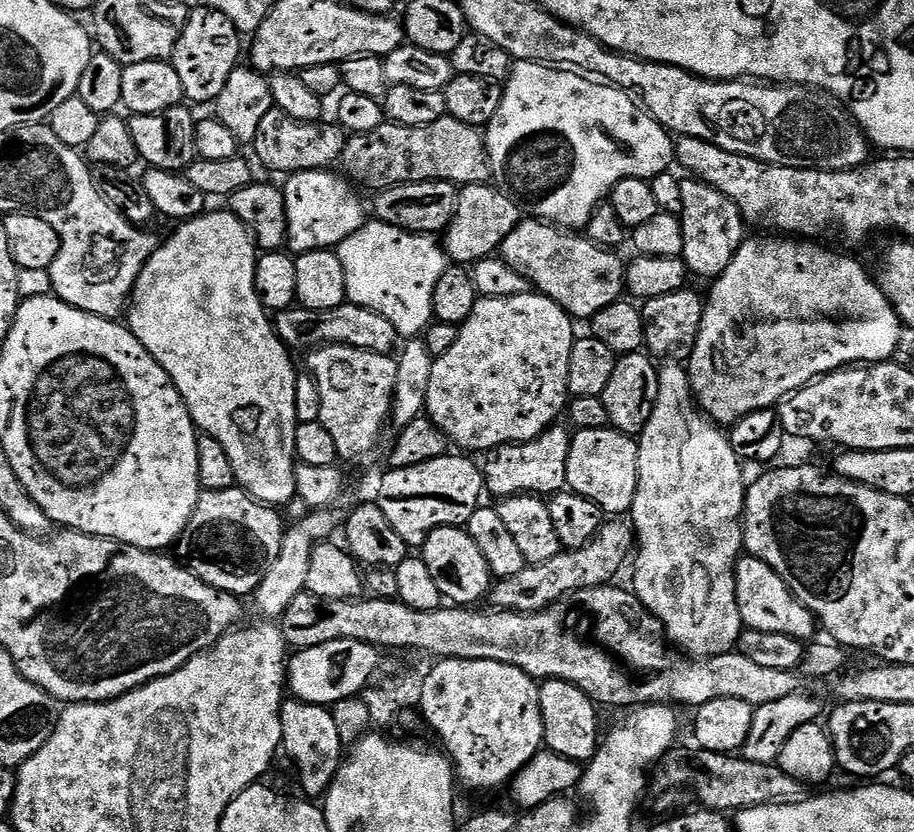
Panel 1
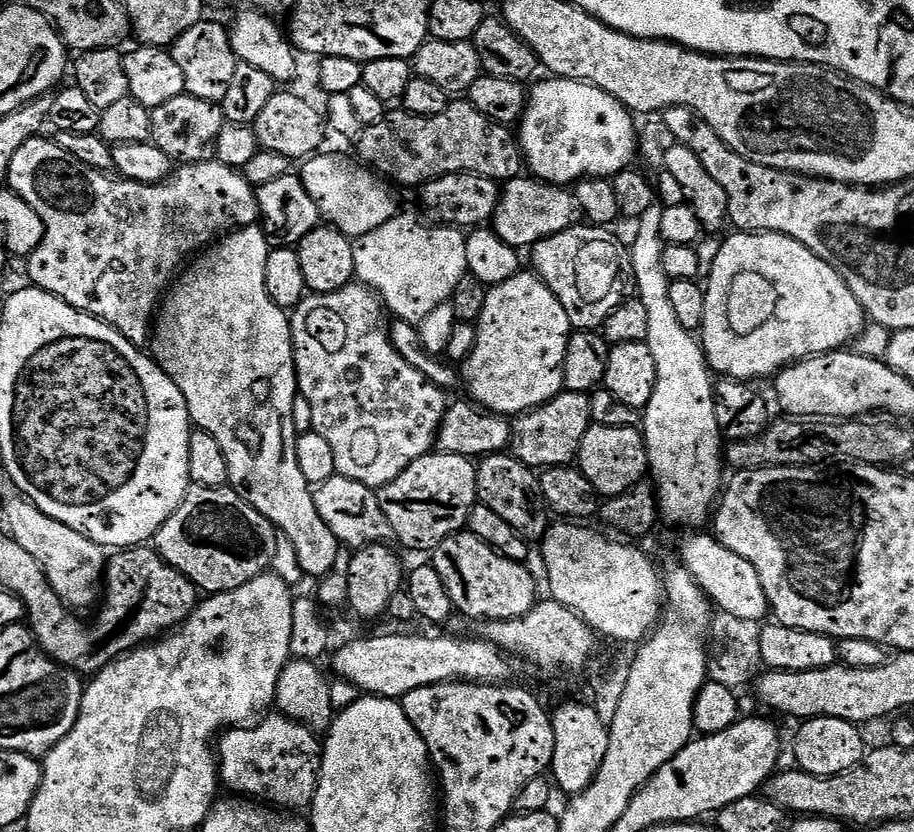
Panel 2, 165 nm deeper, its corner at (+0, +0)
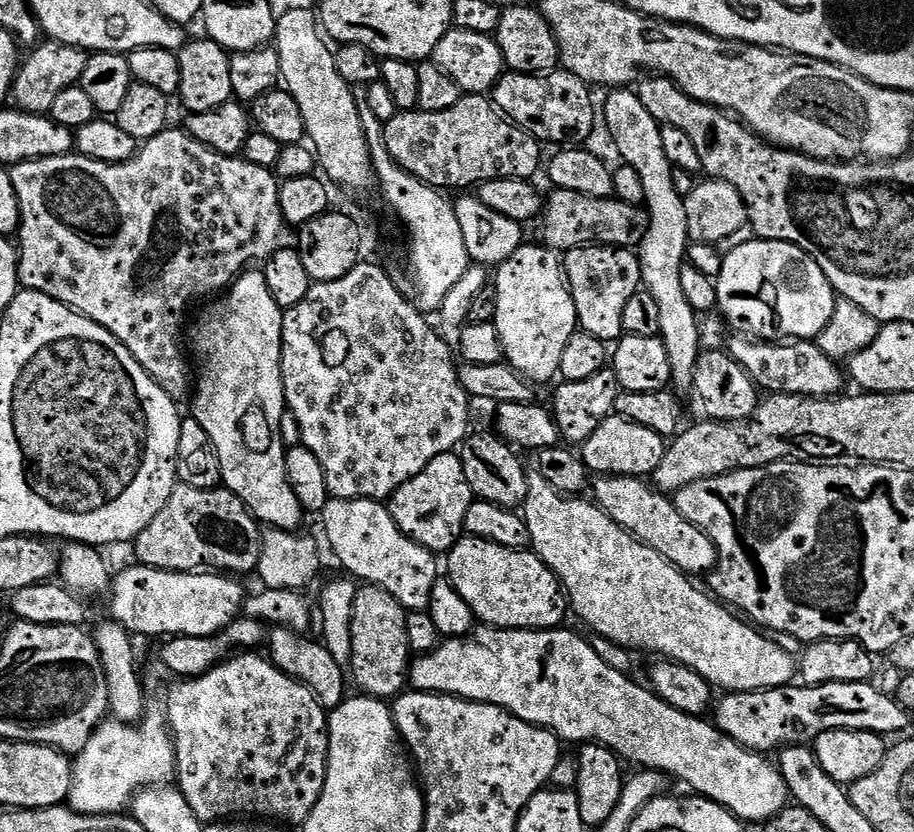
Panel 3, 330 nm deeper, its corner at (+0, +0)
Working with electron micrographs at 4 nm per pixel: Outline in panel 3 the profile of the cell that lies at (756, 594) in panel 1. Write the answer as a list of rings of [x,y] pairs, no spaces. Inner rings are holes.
[[[602,476],[595,484],[594,500],[601,510],[636,540],[641,540],[646,546],[662,554],[662,558],[669,560],[675,568],[685,574],[708,574],[716,567],[714,542],[705,532],[698,530],[698,526],[686,522],[686,518],[682,518],[675,503],[665,493],[656,491],[638,476]]]

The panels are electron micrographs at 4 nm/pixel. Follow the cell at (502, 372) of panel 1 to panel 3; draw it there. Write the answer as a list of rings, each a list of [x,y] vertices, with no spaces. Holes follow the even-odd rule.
[[[543,243],[521,244],[494,272],[496,290],[495,326],[504,351],[504,360],[525,380],[543,386],[560,375],[566,342],[578,330],[574,298],[564,278],[562,260]]]

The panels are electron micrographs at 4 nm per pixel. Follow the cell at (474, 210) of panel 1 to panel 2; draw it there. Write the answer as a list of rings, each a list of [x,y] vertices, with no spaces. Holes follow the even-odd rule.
[[[521,174],[501,187],[500,201],[496,207],[496,215],[490,221],[490,228],[510,247],[528,250],[538,241],[573,227],[577,220],[576,198],[567,187],[545,184],[543,180]]]

